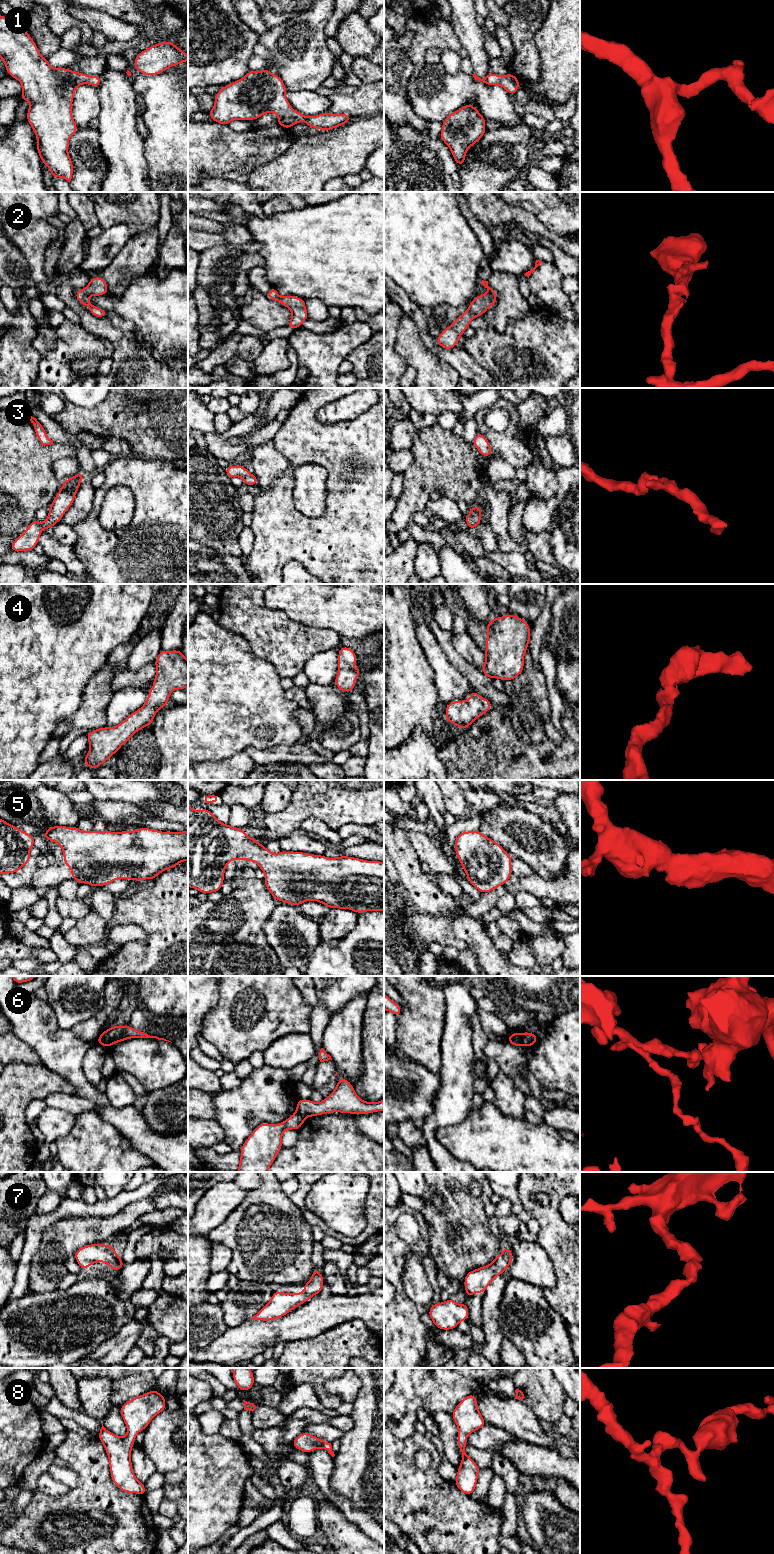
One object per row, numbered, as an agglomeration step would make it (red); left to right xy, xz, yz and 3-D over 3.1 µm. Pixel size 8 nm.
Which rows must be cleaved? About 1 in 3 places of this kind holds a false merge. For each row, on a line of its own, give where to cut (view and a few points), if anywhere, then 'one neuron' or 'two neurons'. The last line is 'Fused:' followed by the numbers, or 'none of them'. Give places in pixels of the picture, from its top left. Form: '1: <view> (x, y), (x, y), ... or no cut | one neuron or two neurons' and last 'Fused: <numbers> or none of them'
1: no cut | one neuron
2: no cut | one neuron
3: no cut | one neuron
4: no cut | one neuron
5: no cut | one neuron
6: xy (102, 1033), (103, 1044) | two neurons
7: no cut | one neuron
8: no cut | one neuron
Fused: 6

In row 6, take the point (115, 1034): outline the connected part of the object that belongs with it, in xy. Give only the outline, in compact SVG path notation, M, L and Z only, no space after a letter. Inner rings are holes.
M114 1025L113 1027L103 1031L103 1038L105 1041L103 1046L107 1049L112 1044L116 1044L118 1042L121 1042L127 1039L132 1039L132 1038L156 1038L158 1040L171 1042L164 1038L159 1038L157 1036L150 1036L142 1031L139 1031L130 1027L129 1025L125 1025L125 1026Z

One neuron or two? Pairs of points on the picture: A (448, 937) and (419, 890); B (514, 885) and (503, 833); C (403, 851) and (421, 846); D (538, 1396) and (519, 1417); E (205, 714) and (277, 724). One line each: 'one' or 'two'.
A: two
B: two
C: two
D: two
E: one

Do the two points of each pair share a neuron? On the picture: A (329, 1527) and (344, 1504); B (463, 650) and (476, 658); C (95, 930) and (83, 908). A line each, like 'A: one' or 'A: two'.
A: two
B: one
C: two

